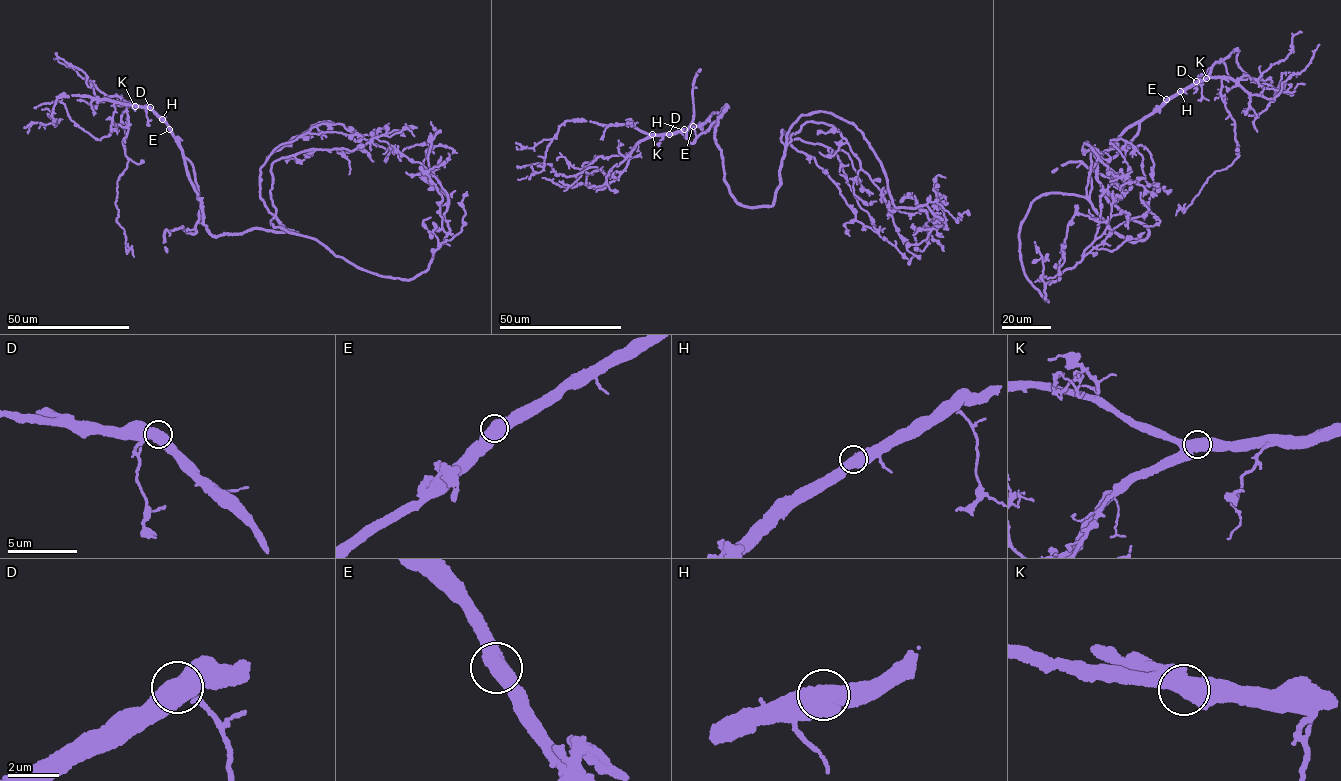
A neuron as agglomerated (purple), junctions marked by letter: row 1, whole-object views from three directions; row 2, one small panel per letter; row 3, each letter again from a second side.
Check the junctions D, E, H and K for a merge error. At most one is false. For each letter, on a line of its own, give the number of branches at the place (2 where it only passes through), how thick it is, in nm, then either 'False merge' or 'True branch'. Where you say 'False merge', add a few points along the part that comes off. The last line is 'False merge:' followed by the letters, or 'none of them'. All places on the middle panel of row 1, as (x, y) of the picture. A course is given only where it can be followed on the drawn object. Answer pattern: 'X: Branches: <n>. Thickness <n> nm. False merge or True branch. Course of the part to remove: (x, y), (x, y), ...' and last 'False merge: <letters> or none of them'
D: Branches: 2. Thickness 700 nm. True branch
E: Branches: 2. Thickness 700 nm. True branch
H: Branches: 2. Thickness 700 nm. True branch
K: Branches: 2. Thickness 700 nm. True branch
False merge: none of them

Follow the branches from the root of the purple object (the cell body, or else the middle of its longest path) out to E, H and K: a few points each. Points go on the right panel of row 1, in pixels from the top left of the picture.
E: (1141, 239), (1150, 234), (1146, 226), (1109, 202), (1098, 179), (1096, 155), (1166, 99)
H: (1141, 239), (1150, 234), (1146, 226), (1109, 202), (1098, 179), (1096, 155), (1180, 91)
K: (1141, 239), (1150, 234), (1146, 226), (1109, 202), (1098, 179), (1096, 154), (1177, 92), (1206, 78)

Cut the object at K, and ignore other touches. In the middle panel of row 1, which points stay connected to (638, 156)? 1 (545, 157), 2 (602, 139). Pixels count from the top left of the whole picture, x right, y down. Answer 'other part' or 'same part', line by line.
1: other part
2: other part

